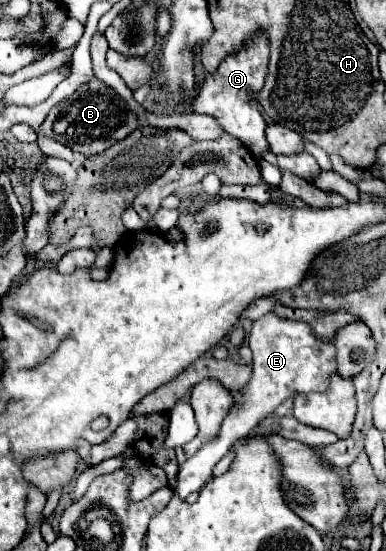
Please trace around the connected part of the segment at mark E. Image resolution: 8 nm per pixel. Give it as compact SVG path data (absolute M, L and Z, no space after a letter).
M268 313L254 321L250 331L250 349L252 349L252 367L254 377L246 391L240 395L240 403L230 409L226 415L220 435L198 449L178 471L178 481L174 485L176 495L186 499L192 491L200 491L202 485L212 477L212 467L230 451L234 441L246 437L258 421L270 415L278 405L282 405L294 393L314 393L326 391L330 377L336 373L336 349L332 343L324 343L304 321L282 319L276 313Z

